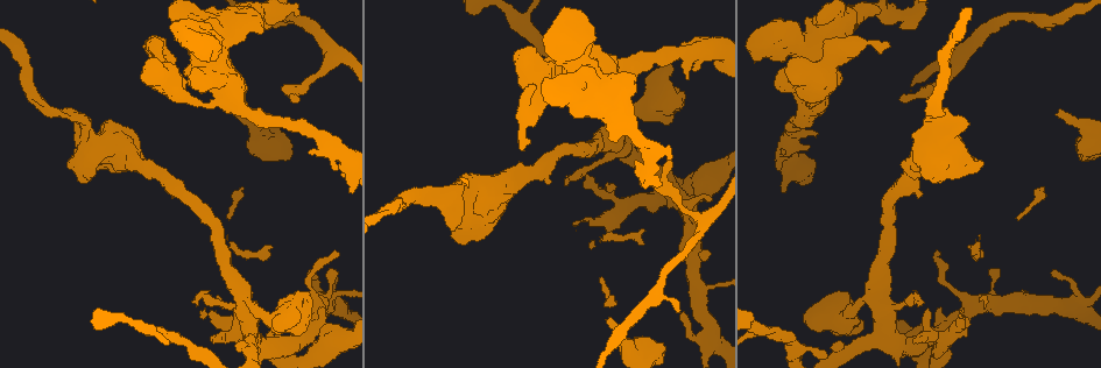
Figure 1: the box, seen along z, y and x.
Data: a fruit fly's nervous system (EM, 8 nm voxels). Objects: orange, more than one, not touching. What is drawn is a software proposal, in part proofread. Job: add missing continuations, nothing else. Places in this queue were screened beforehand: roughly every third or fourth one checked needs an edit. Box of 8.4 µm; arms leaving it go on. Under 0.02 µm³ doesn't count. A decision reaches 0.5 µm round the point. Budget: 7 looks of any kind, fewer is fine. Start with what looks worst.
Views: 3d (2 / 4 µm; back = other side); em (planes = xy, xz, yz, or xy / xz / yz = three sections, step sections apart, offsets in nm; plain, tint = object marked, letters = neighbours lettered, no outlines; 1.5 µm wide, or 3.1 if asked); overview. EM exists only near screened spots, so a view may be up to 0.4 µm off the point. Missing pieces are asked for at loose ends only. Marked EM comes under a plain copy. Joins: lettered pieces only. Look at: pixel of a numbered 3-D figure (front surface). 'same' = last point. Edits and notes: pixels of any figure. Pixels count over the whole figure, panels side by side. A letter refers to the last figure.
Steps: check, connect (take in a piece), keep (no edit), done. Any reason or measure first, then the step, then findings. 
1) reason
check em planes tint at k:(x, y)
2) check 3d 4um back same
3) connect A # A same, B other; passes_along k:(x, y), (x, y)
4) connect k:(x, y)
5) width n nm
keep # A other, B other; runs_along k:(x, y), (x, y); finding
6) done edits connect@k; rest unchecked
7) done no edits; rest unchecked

branch stops here
check em planes tint at 1:(887, 43)

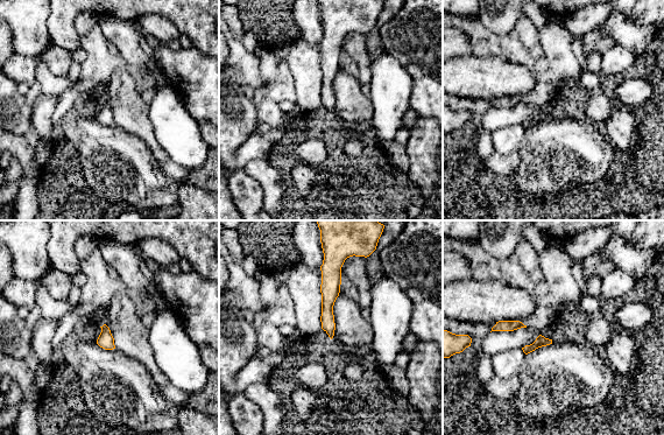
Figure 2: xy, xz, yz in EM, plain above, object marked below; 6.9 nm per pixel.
check em planes letters same

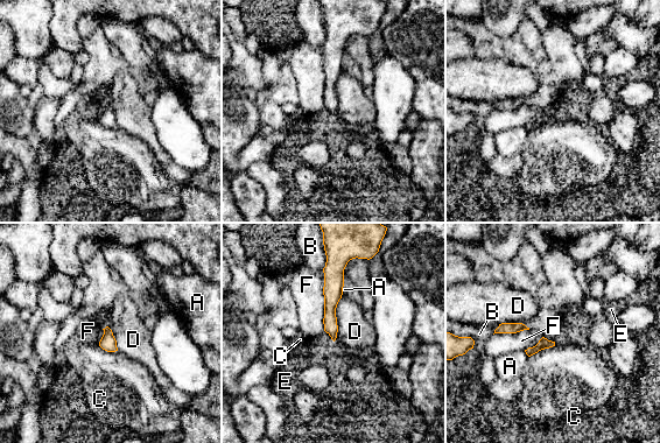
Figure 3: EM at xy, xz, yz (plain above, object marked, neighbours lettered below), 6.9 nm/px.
longest_contact F 420 nm
keep # A other, B other, C other, D other, E other, F other; no lettered piece goes on from it

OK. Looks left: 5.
branch stops here
check 3d 4um at 1:(1061, 111)

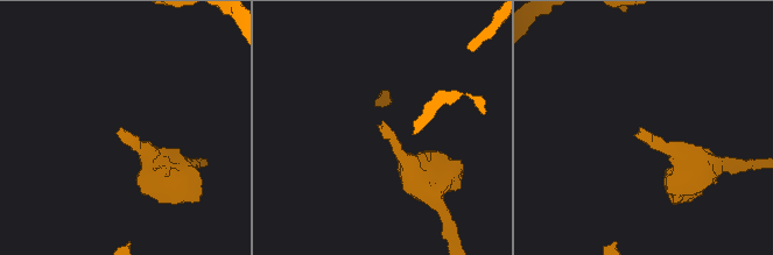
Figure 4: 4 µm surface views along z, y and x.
now the EM
check em planes letters at 4:(119, 129)

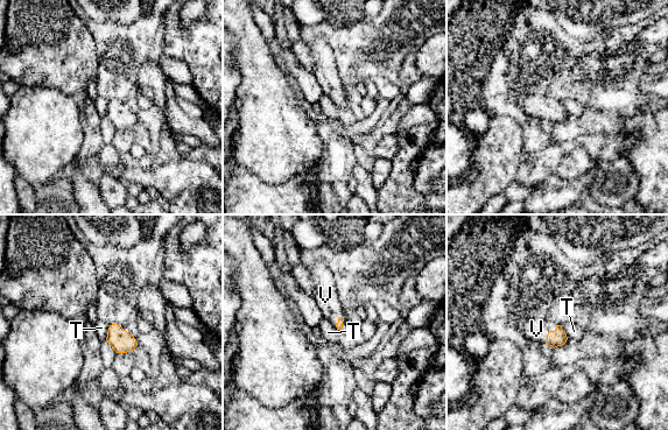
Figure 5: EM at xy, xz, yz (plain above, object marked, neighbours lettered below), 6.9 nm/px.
connect V # T other, V same; passes_along 5:(555, 338), (548, 333), (536, 329); it goes on there

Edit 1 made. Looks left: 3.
check overview

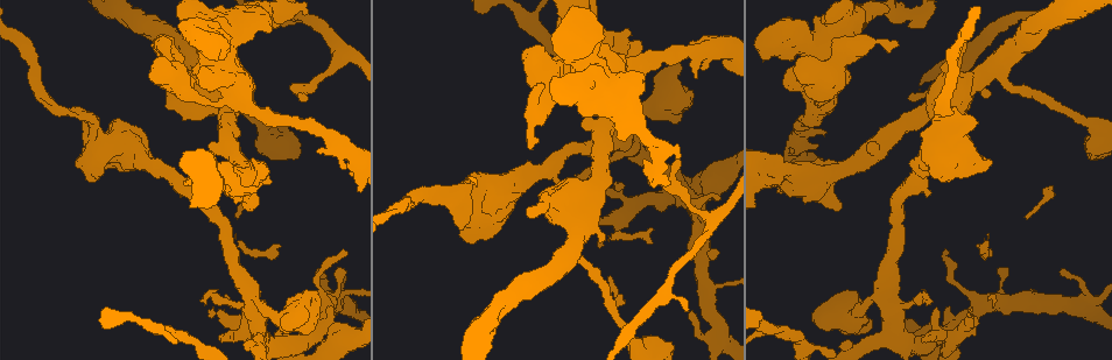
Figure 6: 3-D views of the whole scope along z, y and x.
free end
check em planes letters at 6:(689, 311)

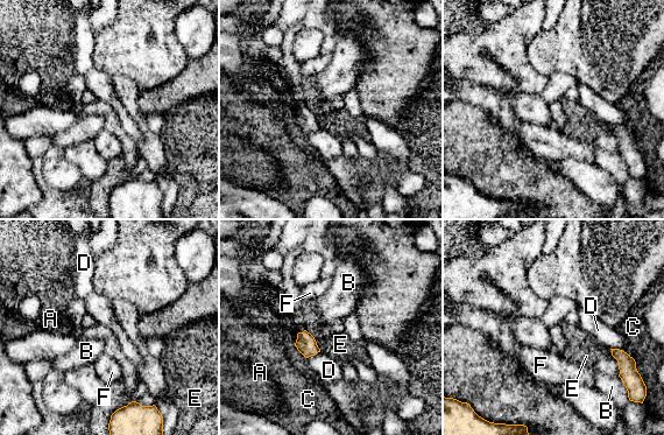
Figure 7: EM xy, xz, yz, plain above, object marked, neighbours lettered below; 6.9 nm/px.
keep # A other, B other, C other, D other, E other, F other; border 7:(297, 334), (294, 344); none of them fits

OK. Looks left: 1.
done edits connect@5; rest unchecked

